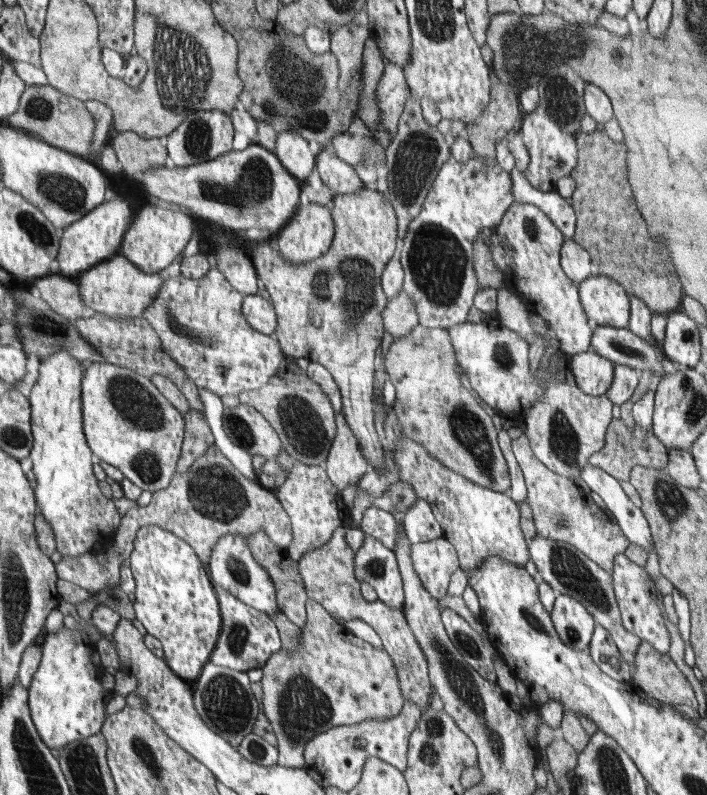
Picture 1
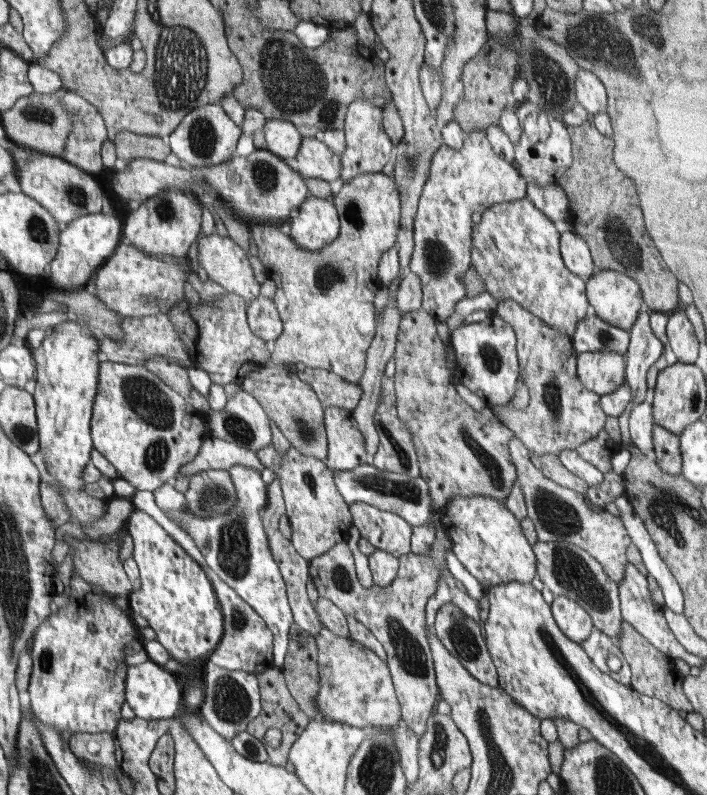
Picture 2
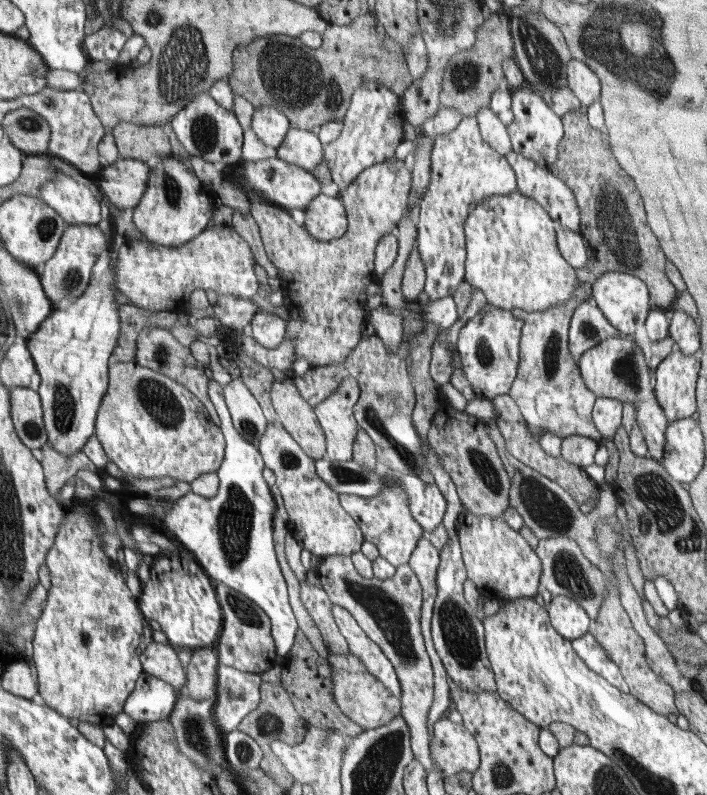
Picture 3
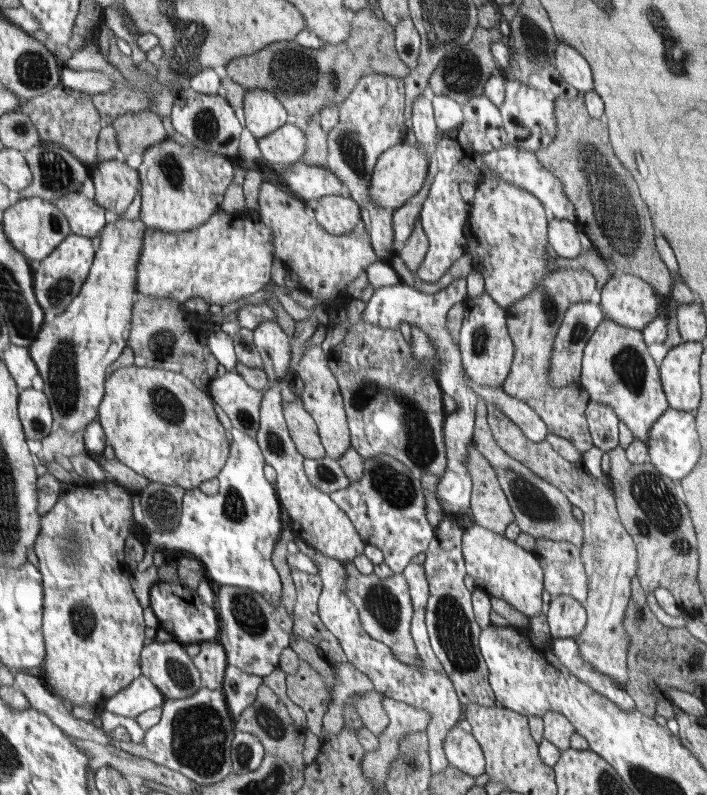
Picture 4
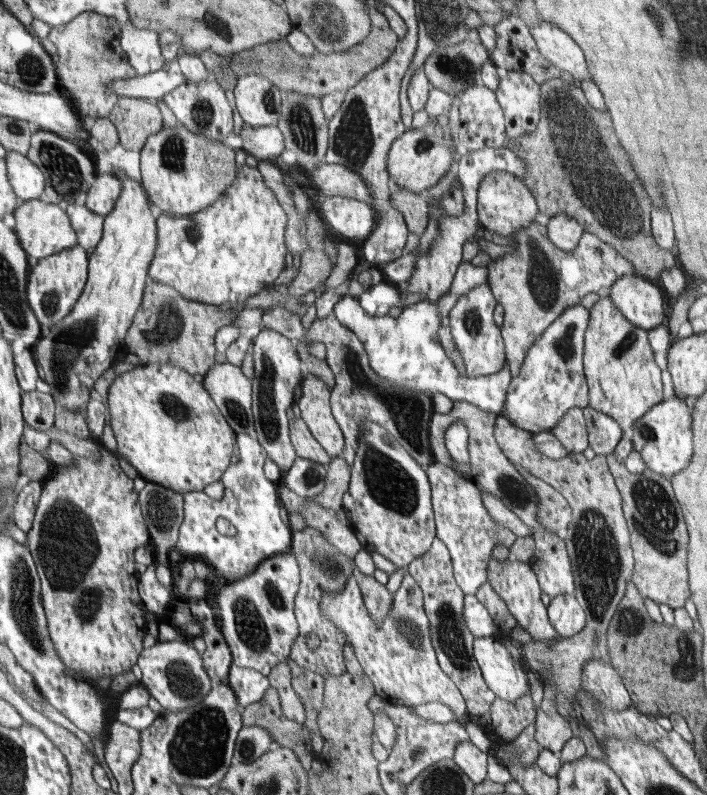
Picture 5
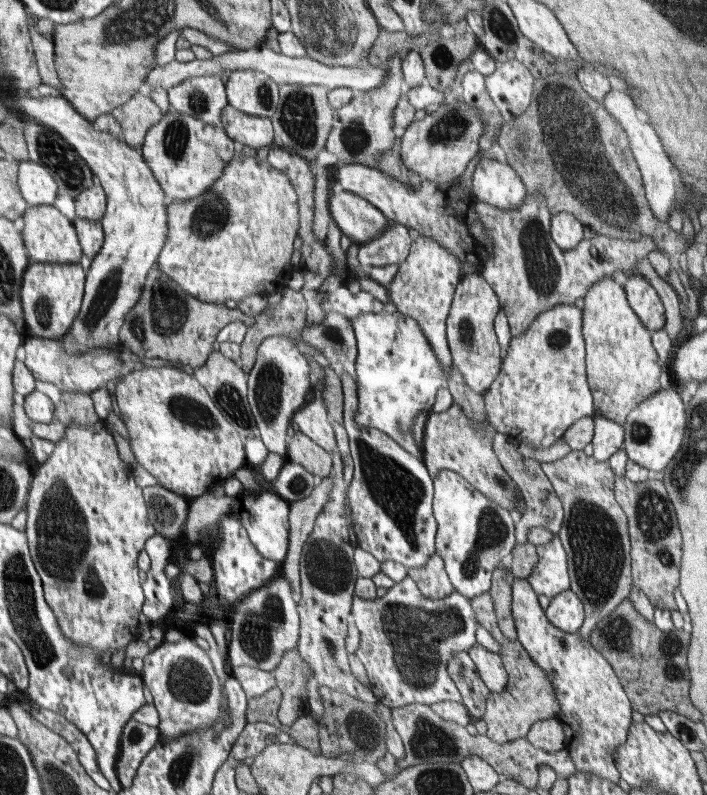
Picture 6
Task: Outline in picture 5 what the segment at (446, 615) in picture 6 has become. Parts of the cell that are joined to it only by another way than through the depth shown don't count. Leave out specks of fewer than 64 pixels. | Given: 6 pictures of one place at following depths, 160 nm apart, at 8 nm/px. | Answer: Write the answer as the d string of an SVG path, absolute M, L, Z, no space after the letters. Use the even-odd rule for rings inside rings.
M405 573L401 586L395 592L391 612L383 622L371 616L354 578L348 579L337 593L324 593L319 607L322 614L344 632L346 642L352 646L354 655L364 674L370 677L379 698L406 707L442 703L454 713L458 722L468 715L465 697L455 682L440 669L423 607L423 590L410 573ZM466 595L464 618L467 621L467 627L475 638L489 637L499 633L495 619L476 595Z

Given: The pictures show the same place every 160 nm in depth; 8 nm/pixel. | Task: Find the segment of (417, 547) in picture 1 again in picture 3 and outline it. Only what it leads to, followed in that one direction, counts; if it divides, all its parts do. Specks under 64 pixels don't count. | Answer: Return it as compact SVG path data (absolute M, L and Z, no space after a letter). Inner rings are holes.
M330 555L322 558L315 573L333 604L348 609L364 632L380 646L395 666L403 684L401 714L408 723L413 755L426 770L430 770L432 760L428 713L435 700L435 672L434 663L427 653L426 637L423 635L422 587L410 563L396 568L392 578L378 580L374 576L363 577L355 568L350 555Z

